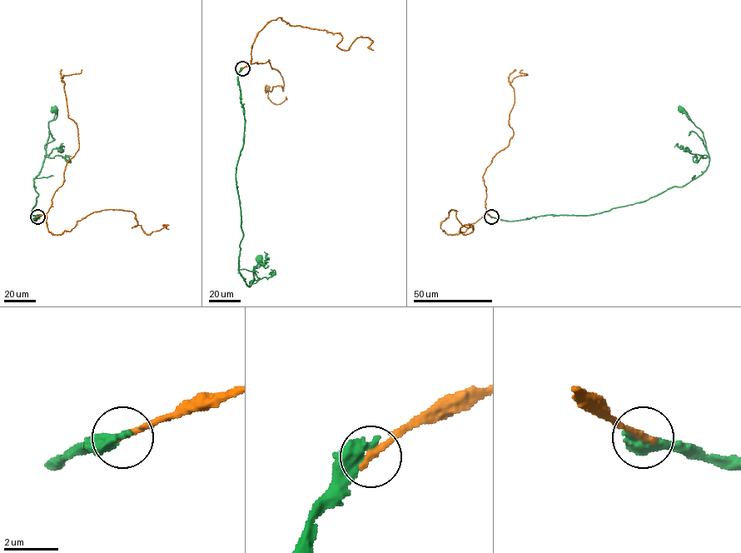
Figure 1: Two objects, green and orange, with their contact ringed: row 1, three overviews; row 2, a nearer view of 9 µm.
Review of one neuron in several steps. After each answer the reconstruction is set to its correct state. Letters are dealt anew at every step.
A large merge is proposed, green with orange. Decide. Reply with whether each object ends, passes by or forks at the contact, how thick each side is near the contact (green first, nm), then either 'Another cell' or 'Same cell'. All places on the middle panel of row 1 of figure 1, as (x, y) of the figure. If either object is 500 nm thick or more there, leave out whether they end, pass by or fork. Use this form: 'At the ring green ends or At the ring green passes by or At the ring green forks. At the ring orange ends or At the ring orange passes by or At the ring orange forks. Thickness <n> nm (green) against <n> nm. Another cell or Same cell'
Thickness 600 nm (green) against 280 nm. Another cell

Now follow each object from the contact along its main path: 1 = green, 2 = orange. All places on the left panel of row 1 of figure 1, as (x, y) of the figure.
1: (37, 216), (35, 221), (40, 215), (31, 214), (38, 196), (34, 180), (53, 110)
2: (37, 216), (46, 215), (53, 234), (112, 209), (131, 211), (132, 227), (146, 234), (168, 229)

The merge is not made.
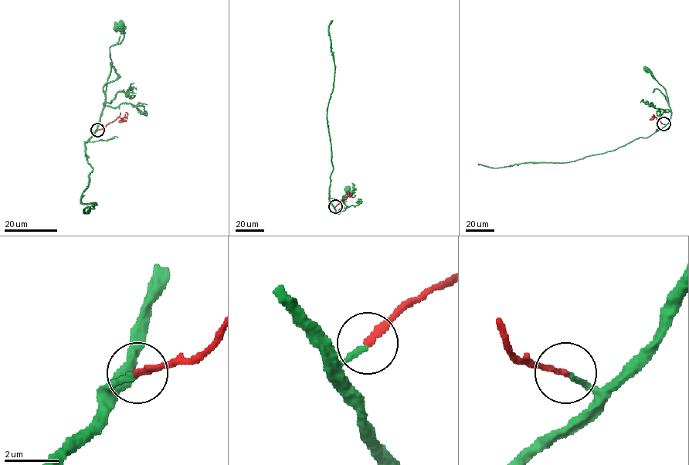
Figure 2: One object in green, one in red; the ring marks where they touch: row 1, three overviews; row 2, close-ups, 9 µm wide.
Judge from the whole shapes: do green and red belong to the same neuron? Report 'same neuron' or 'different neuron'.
same neuron

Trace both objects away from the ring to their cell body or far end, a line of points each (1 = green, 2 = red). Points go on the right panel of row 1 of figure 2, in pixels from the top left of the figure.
1: (663, 123), (668, 122), (670, 114), (666, 89), (646, 70)
2: (663, 123), (653, 115), (652, 117)

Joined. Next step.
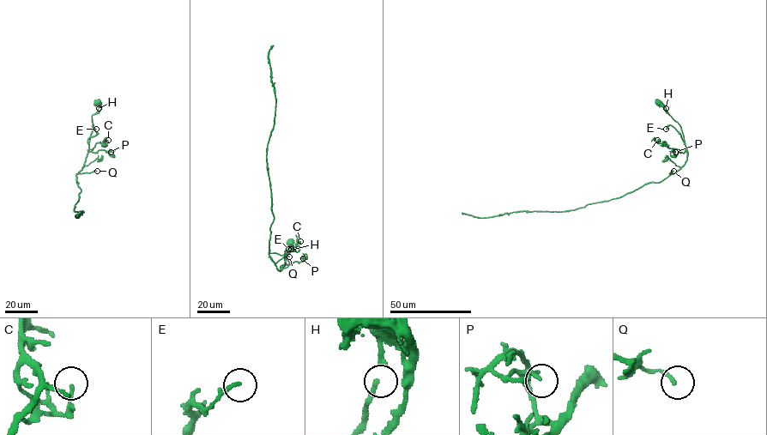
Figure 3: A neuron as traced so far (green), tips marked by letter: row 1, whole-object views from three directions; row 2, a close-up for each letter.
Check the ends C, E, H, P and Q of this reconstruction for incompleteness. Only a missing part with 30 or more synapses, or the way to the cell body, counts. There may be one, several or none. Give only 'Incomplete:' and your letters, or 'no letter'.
Incomplete: no letter

